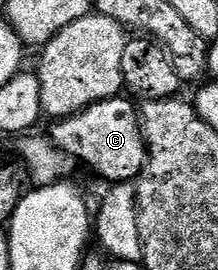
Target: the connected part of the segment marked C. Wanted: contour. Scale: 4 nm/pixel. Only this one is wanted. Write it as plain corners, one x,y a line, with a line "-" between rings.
125,96
108,98
99,104
91,104
83,112
79,112
70,118
62,118
52,123
51,137
61,150
67,151
81,165
90,166
101,178
106,178
106,183
116,184
119,182
132,183
145,169
147,161
147,147
145,135
141,132
141,119
138,107
128,102

